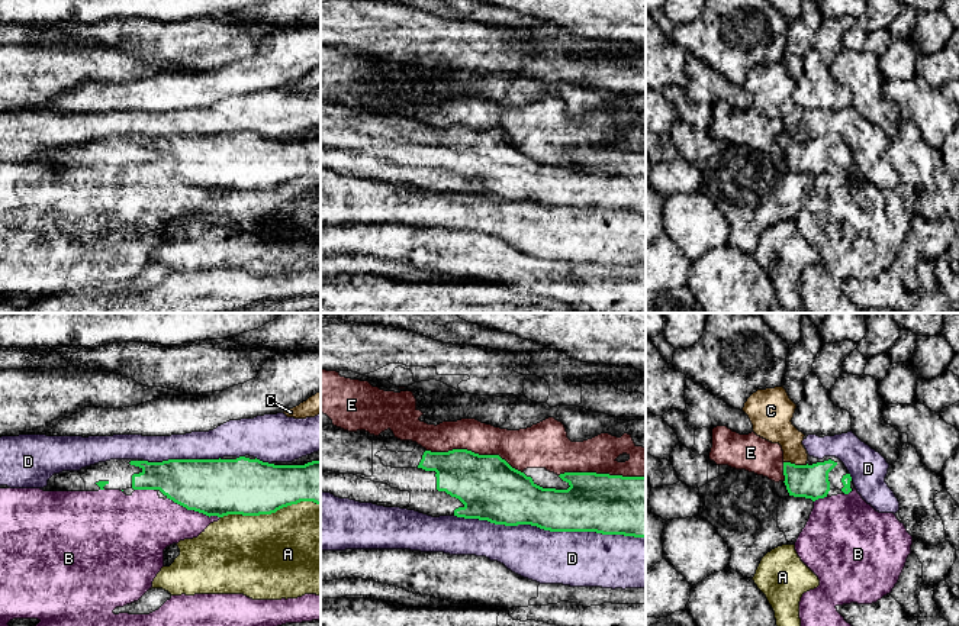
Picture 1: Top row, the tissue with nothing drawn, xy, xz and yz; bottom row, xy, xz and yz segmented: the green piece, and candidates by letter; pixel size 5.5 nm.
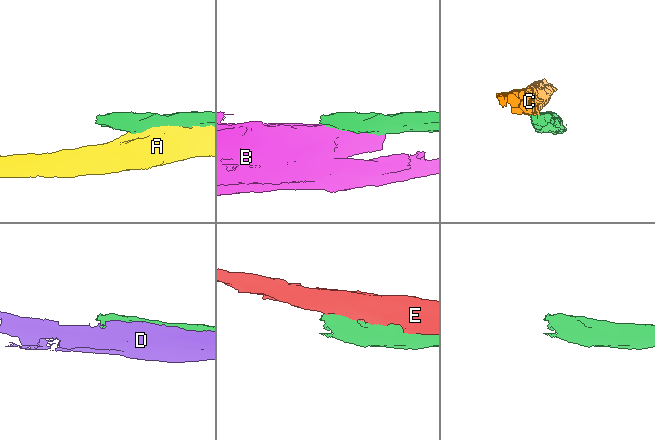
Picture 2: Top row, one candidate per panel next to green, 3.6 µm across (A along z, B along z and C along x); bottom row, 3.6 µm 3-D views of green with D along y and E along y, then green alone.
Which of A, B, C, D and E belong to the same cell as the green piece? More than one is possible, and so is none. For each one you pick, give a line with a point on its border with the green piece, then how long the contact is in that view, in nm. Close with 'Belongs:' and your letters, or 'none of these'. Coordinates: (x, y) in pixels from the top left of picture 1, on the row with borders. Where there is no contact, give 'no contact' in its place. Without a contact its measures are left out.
Belongs: none of these

